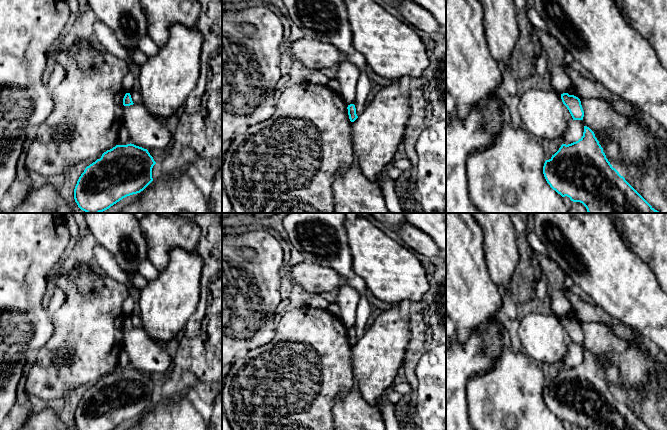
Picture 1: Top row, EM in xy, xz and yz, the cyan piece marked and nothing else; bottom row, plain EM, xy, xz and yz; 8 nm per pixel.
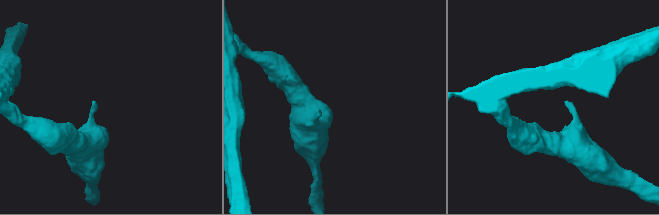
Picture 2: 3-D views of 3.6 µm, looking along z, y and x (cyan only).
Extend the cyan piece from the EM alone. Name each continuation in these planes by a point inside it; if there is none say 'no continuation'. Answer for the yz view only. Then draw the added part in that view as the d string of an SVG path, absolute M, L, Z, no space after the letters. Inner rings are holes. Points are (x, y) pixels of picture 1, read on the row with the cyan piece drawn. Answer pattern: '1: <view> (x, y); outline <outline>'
no continuation

